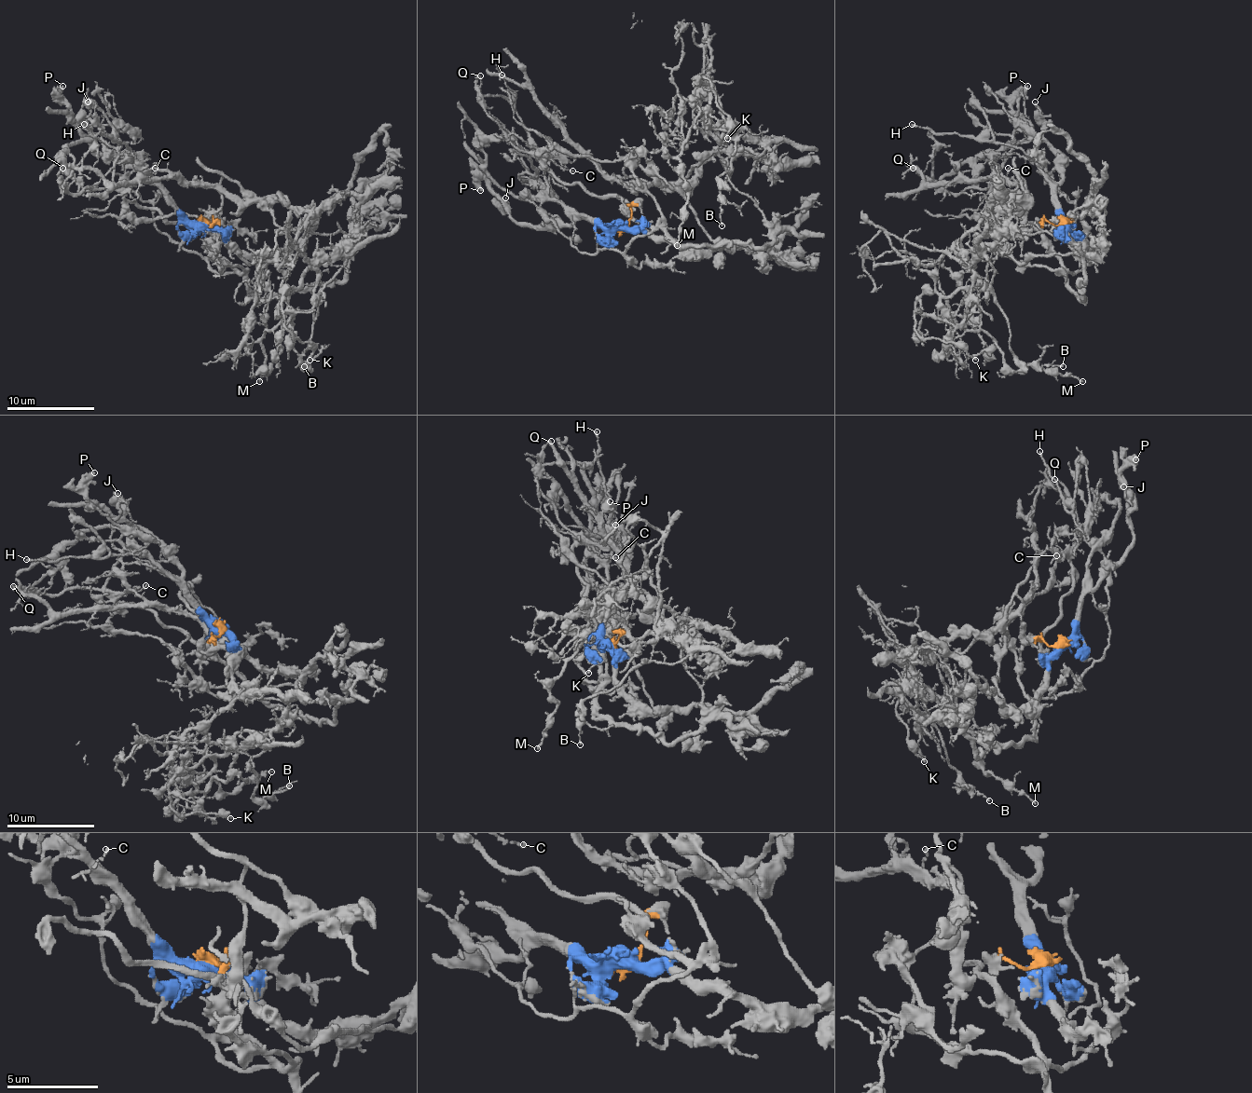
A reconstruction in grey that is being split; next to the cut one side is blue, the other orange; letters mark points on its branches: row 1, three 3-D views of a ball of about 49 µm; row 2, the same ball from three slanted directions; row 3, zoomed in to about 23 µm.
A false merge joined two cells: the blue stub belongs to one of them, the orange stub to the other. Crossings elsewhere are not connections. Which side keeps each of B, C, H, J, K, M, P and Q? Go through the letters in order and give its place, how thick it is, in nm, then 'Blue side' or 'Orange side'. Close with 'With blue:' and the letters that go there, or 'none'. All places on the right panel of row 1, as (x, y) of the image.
B: Place: (1063, 366). Thickness 140 nm. Orange side
C: Place: (1008, 168). Thickness 120 nm. Orange side
H: Place: (912, 124). Thickness 180 nm. Blue side
J: Place: (1035, 102). Thickness 130 nm. Blue side
K: Place: (975, 360). Thickness 140 nm. Orange side
M: Place: (1082, 381). Thickness 180 nm. Orange side
P: Place: (1027, 86). Thickness 400 nm. Blue side
Q: Place: (913, 168). Thickness 110 nm. Orange side
With blue: H, J, P

